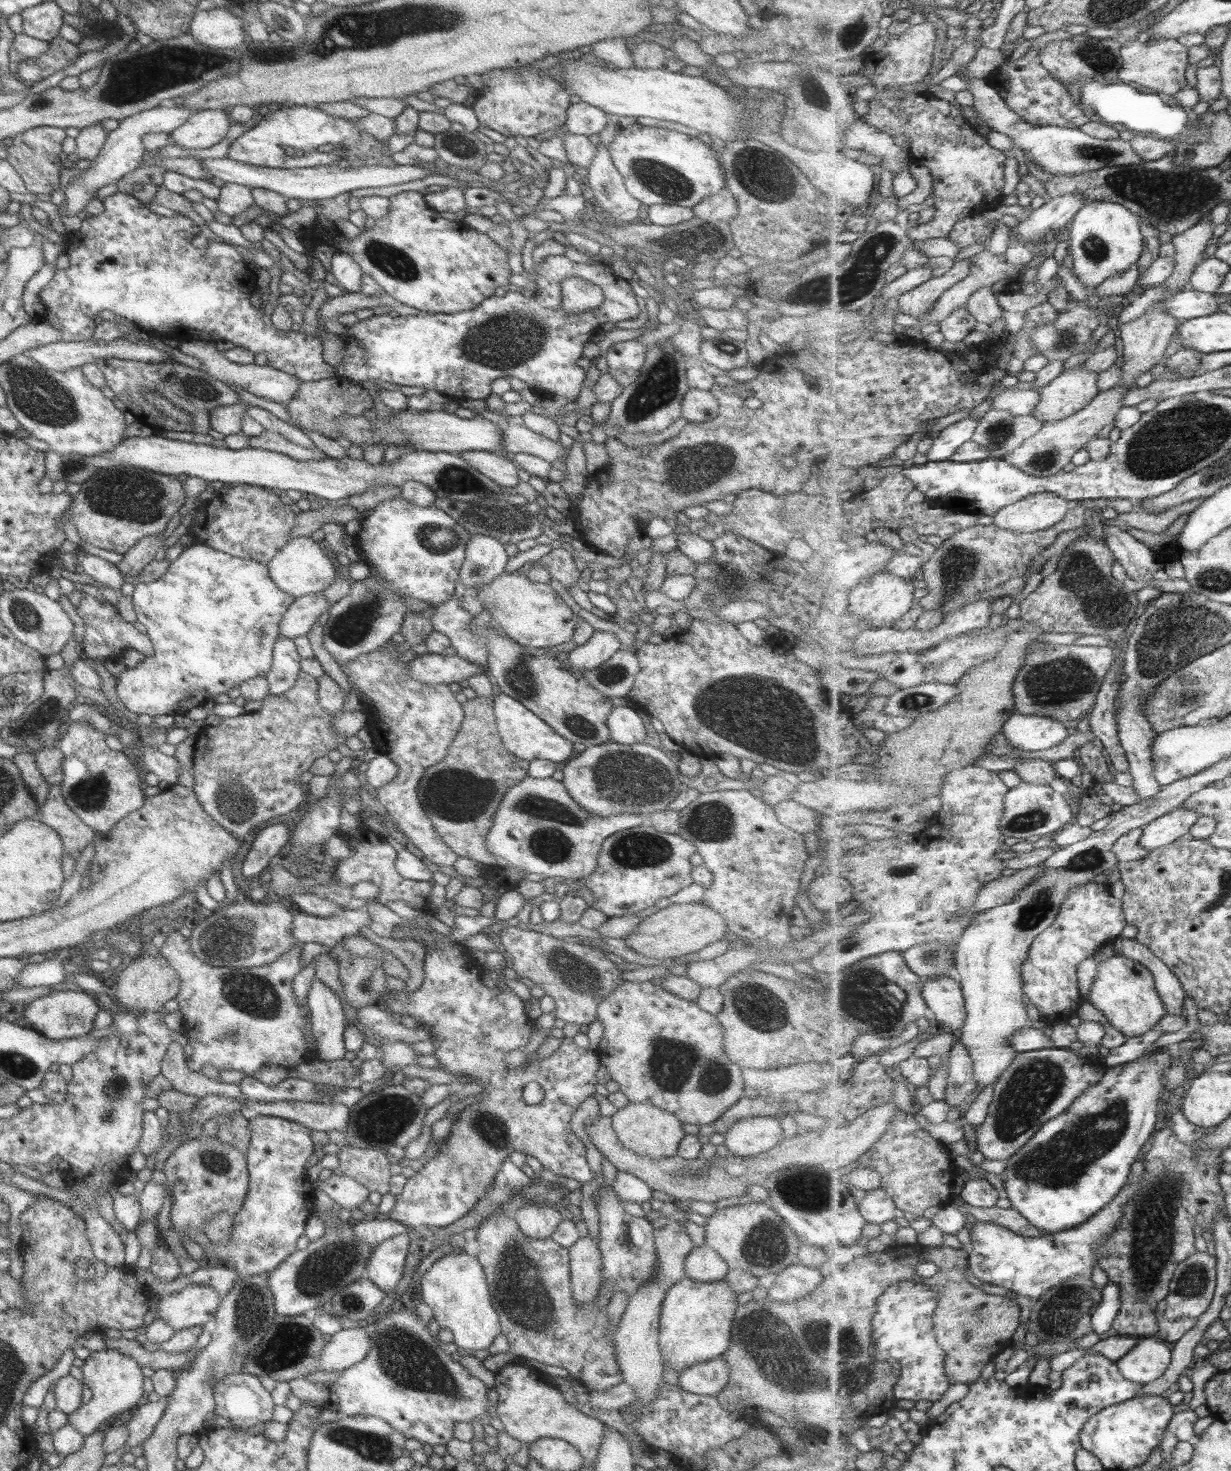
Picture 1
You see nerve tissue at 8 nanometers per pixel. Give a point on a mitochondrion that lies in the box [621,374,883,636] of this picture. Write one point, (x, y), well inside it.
(693, 466)

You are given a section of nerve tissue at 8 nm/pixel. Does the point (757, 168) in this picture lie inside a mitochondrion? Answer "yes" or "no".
yes

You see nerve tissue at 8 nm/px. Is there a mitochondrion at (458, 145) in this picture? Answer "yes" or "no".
yes

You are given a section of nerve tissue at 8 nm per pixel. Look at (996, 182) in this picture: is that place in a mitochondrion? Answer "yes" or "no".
no

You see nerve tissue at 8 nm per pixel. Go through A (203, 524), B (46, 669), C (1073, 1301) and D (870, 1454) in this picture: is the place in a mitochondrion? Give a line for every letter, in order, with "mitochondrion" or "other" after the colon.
A: other
B: other
C: mitochondrion
D: other

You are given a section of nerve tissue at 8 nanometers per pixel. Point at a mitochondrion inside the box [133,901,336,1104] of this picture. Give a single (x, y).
(238, 935)

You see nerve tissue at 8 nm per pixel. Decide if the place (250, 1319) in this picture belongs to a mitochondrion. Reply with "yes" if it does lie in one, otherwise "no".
yes

